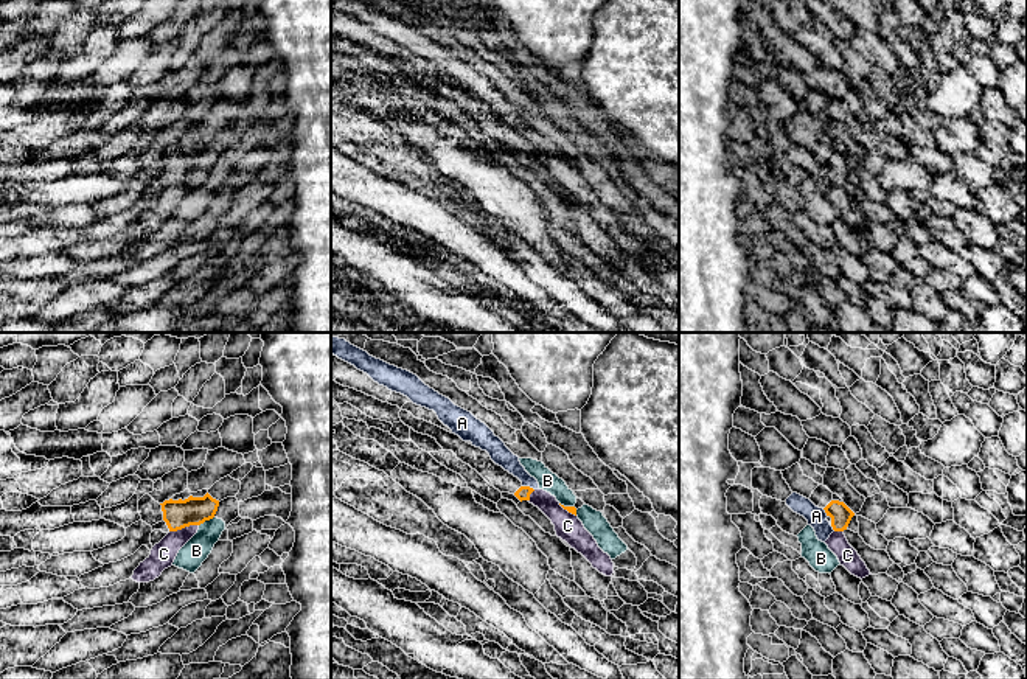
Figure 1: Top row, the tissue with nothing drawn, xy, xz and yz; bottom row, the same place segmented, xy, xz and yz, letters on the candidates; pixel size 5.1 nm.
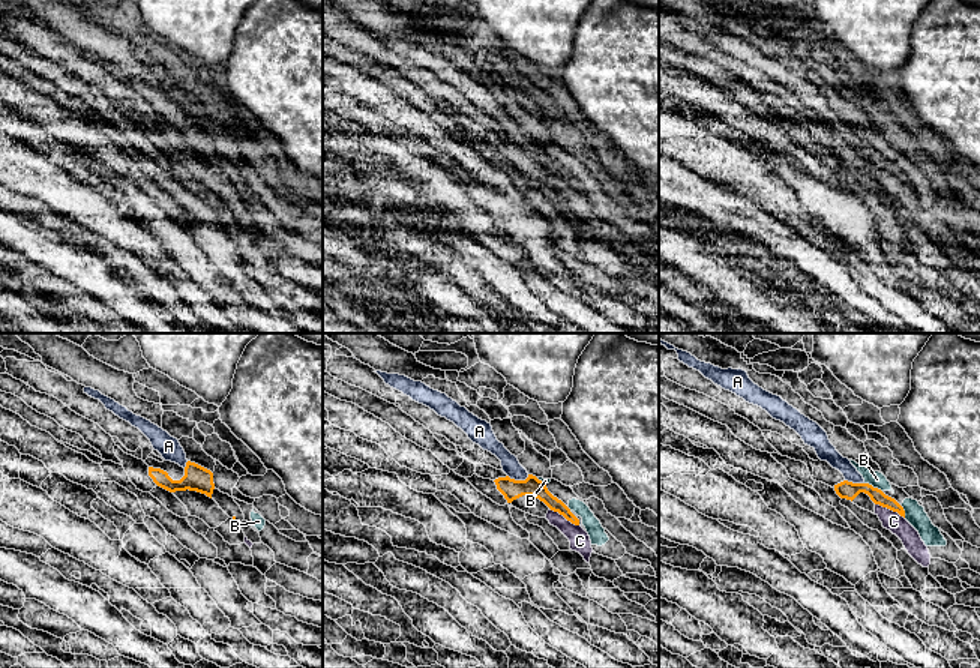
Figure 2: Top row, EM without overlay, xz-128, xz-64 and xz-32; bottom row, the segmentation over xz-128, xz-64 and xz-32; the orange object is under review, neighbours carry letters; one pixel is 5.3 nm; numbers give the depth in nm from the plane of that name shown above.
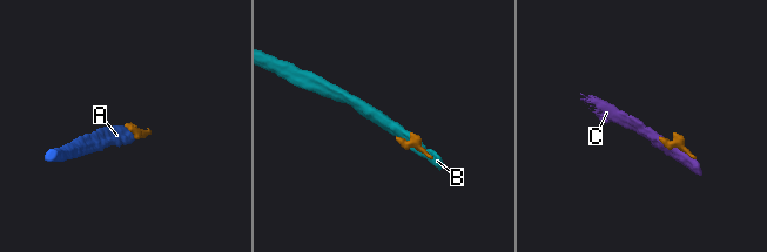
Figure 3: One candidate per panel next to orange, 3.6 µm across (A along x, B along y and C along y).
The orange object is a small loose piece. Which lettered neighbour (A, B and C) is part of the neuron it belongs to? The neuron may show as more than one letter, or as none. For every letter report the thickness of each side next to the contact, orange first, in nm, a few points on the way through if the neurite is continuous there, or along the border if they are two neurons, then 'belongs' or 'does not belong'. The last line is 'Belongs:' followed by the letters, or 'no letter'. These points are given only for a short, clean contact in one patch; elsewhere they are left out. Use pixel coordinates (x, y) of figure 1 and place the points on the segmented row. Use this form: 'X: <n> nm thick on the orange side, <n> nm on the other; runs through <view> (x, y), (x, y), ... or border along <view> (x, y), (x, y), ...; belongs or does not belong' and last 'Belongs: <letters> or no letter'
A: 70 nm thick on the orange side, 100 nm on the other; runs through xz (522, 493), (529, 487), (499, 452); belongs
B: 150 nm thick on the orange side, 140 nm on the other; border along xy (213, 516), (199, 525); does not belong
C: 150 nm thick on the orange side, 130 nm on the other; border along xy (198, 524), (170, 532); does not belong
Belongs: A

